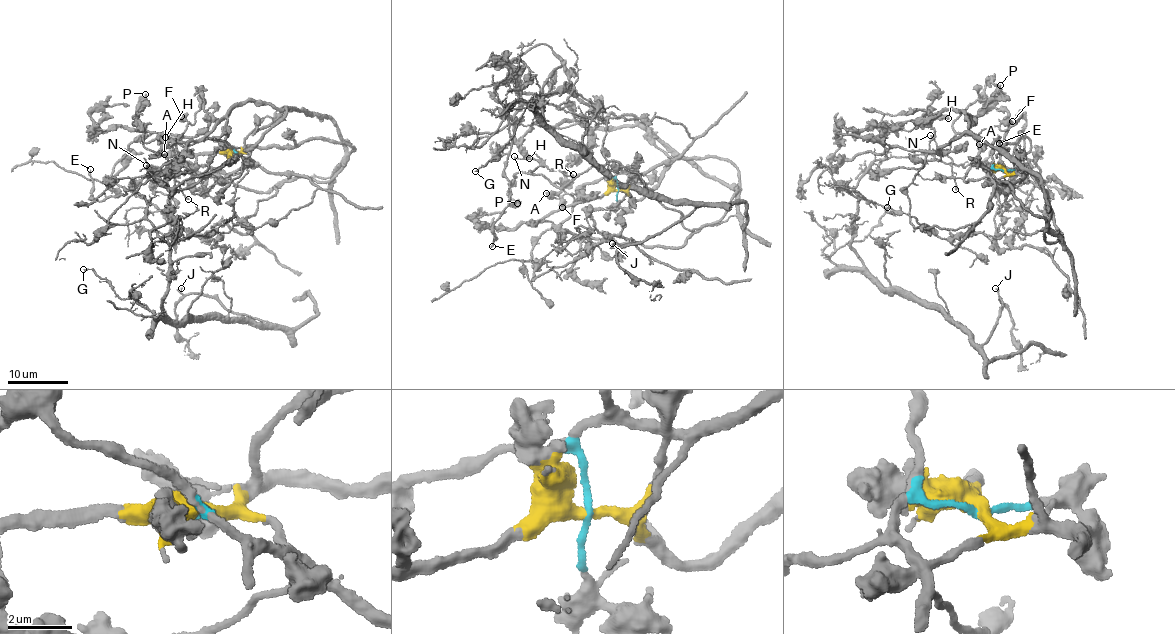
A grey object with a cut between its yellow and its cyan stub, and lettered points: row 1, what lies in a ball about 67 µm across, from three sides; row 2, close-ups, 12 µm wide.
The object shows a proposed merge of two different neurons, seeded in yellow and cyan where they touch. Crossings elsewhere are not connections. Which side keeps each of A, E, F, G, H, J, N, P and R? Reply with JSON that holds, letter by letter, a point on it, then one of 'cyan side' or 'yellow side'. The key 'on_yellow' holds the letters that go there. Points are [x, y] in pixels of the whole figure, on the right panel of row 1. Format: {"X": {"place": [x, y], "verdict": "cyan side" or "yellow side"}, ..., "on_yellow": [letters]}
{"A": {"place": [979, 144], "verdict": "cyan side"}, "E": {"place": [999, 143], "verdict": "yellow side"}, "F": {"place": [1012, 121], "verdict": "cyan side"}, "G": {"place": [887, 207], "verdict": "yellow side"}, "H": {"place": [948, 118], "verdict": "yellow side"}, "J": {"place": [995, 288], "verdict": "yellow side"}, "N": {"place": [930, 135], "verdict": "cyan side"}, "P": {"place": [1000, 85], "verdict": "cyan side"}, "R": {"place": [955, 189], "verdict": "cyan side"}, "on_yellow": ["E", "G", "H", "J"]}

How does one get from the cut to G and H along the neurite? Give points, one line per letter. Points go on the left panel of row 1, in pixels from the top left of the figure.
G: (233, 151), (355, 150), (287, 109), (172, 192), (157, 320), (83, 269)
H: (233, 151), (326, 138), (355, 150), (345, 151), (321, 114), (253, 101), (229, 107), (199, 139), (166, 137)

